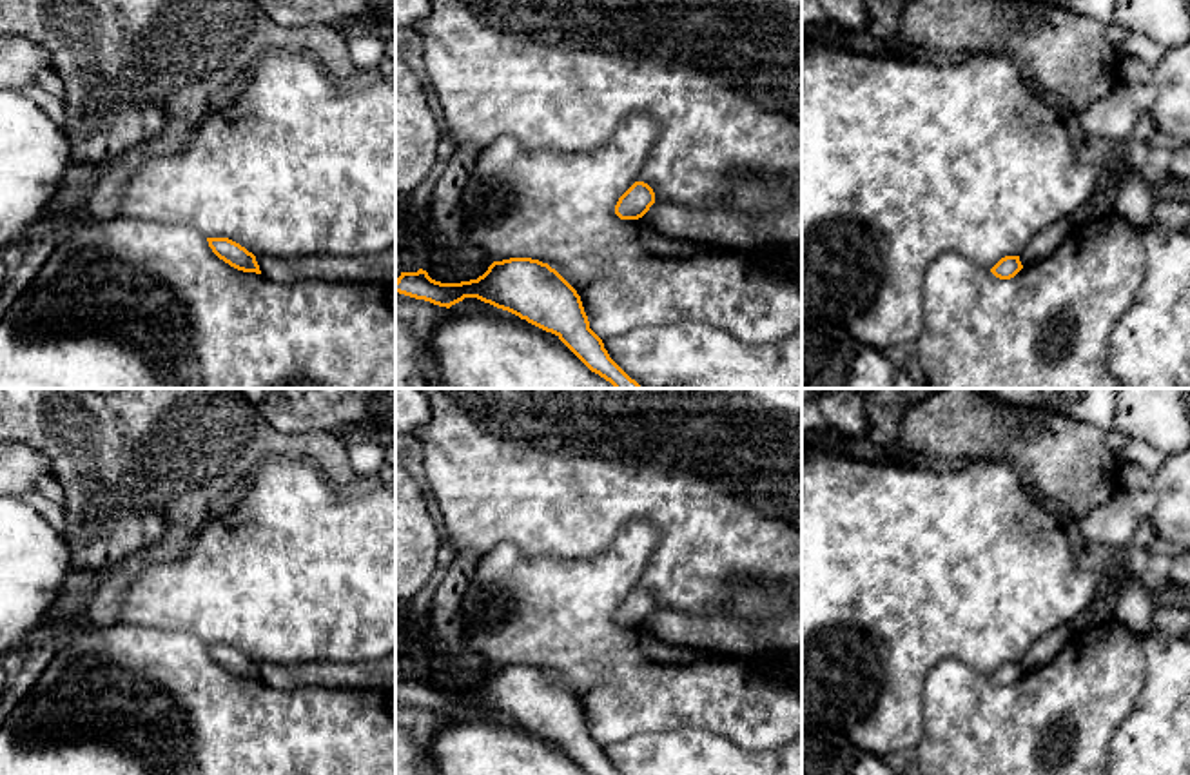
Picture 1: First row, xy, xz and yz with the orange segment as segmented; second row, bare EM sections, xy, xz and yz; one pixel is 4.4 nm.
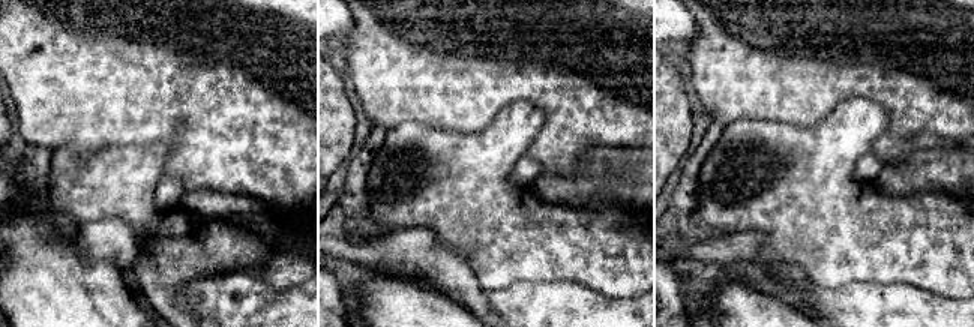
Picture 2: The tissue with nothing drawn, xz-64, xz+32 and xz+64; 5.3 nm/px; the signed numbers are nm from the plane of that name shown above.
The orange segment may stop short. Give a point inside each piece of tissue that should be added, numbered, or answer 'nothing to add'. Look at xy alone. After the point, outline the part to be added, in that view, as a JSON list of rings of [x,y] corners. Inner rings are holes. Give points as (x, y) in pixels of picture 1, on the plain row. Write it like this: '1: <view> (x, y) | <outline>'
nothing to add

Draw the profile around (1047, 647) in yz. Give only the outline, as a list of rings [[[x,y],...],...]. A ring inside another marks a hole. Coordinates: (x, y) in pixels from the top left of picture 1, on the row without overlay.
[[[1059,624],[1041,635],[1019,661],[1023,673],[1050,662],[1072,635],[1070,624]]]

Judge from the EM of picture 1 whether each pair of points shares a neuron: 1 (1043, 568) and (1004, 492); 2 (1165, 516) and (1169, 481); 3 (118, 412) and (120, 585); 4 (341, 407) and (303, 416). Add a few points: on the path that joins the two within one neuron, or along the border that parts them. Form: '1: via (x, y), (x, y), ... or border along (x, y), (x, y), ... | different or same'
1: via (1025, 550), (1004, 529), (1004, 510) | same
2: via (1169, 507), (1169, 490) | same
3: border along (158, 541), (136, 549), (104, 572) | different
4: via (332, 407), (312, 407) | same

